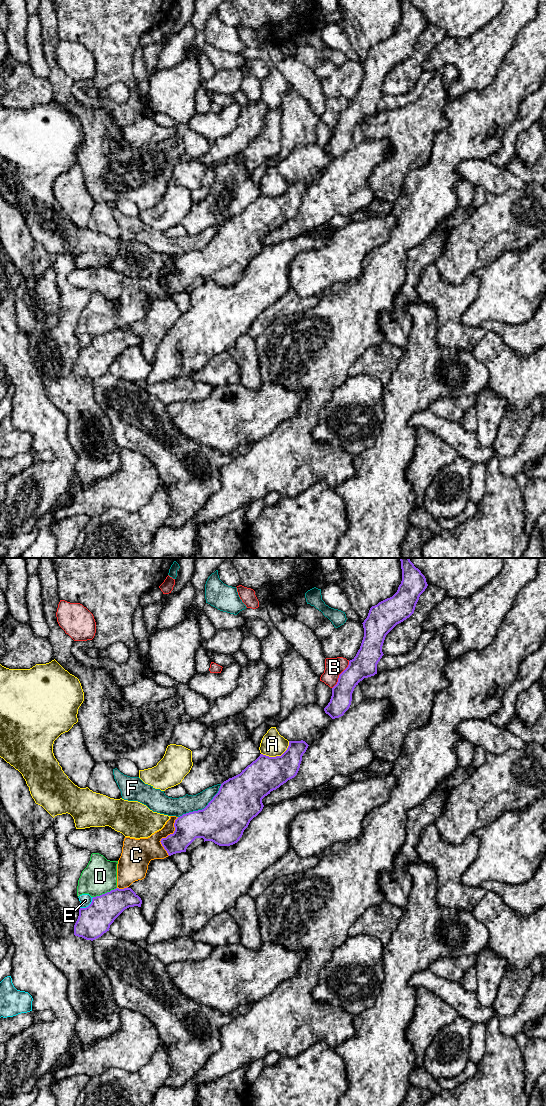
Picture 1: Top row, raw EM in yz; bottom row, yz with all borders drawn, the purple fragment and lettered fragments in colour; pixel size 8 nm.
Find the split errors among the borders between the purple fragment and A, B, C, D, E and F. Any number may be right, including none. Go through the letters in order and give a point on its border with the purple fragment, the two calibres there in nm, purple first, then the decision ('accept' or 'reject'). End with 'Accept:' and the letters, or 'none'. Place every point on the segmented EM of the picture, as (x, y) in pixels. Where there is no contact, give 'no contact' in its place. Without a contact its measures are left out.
A: meets purple in yz at (277, 756); 280 nm thick on the purple side, 190 nm on the other; reject
B: meets purple in yz at (339, 675); 200 nm thick on the purple side, 150 nm on the other; reject
C: meets purple in yz at (167, 836); 220 nm thick on the purple side, 220 nm on the other; reject
D: meets purple in yz at (105, 893); 260 nm thick on the purple side, 280 nm on the other; reject
E: meets purple in yz at (89, 905); 260 nm thick on the purple side, 100 nm on the other; reject
F: meets purple in yz at (202, 809); 360 nm thick on the purple side, 150 nm on the other; reject
Accept: none

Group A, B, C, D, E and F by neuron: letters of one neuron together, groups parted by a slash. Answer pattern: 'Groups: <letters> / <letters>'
Groups: A / B / C / D / E / F

